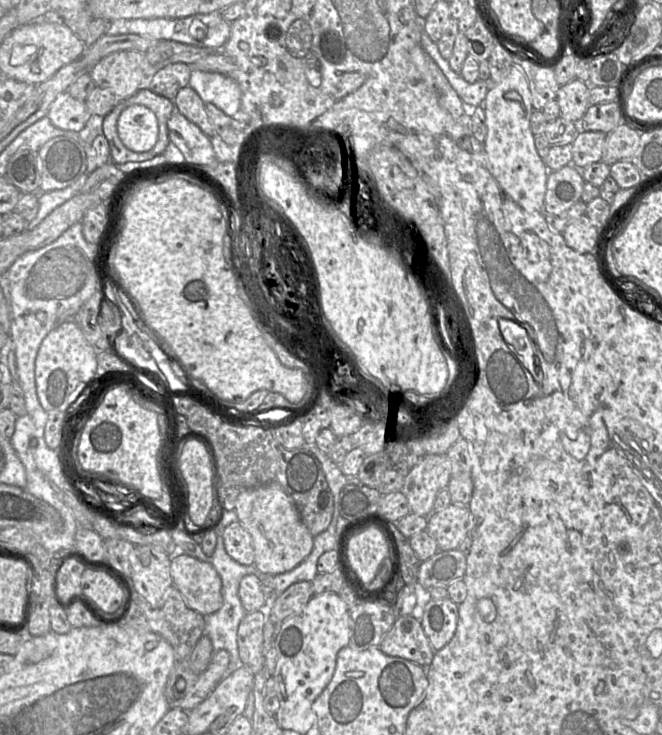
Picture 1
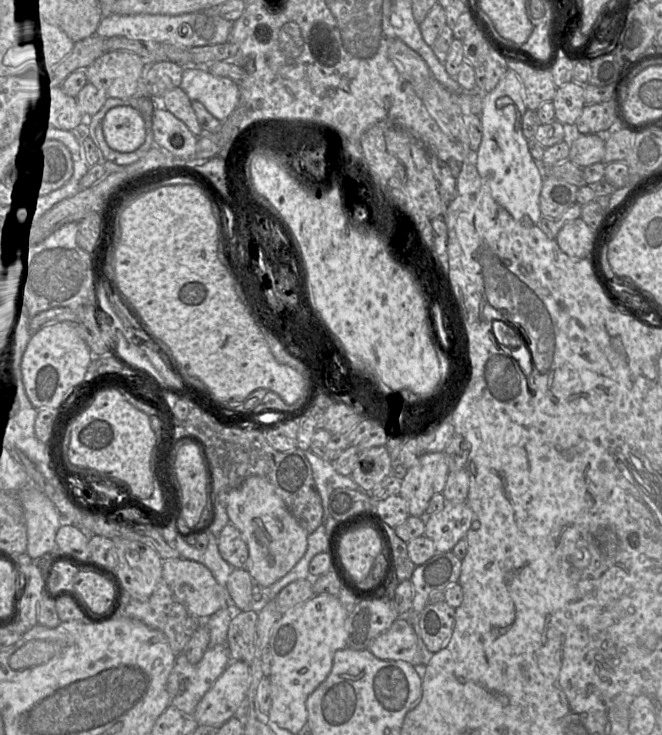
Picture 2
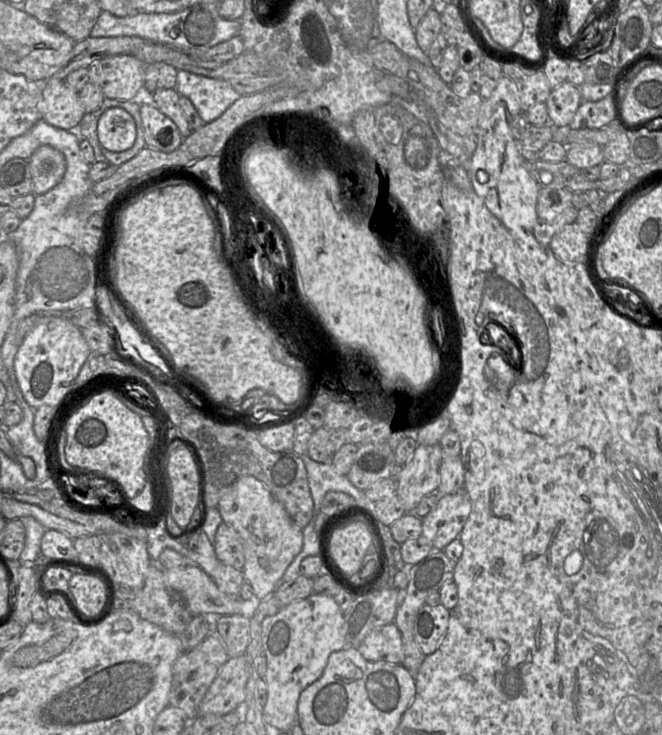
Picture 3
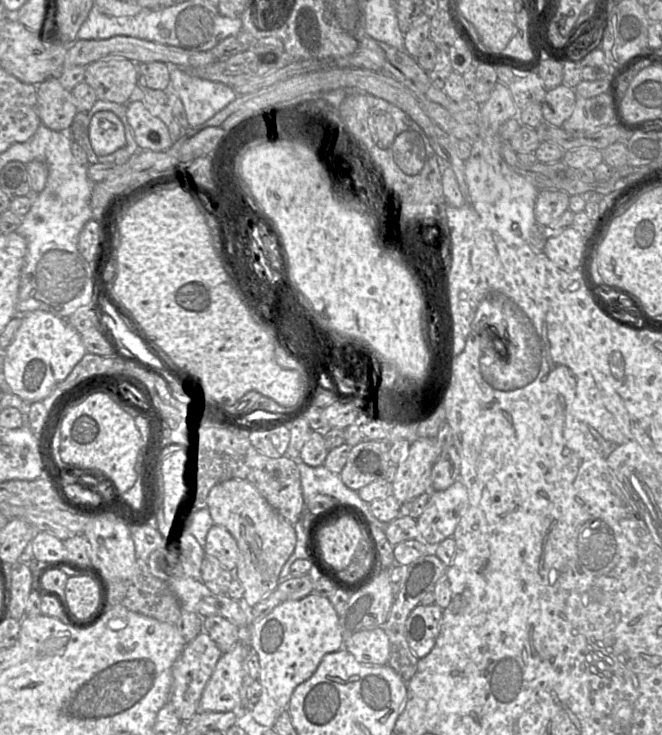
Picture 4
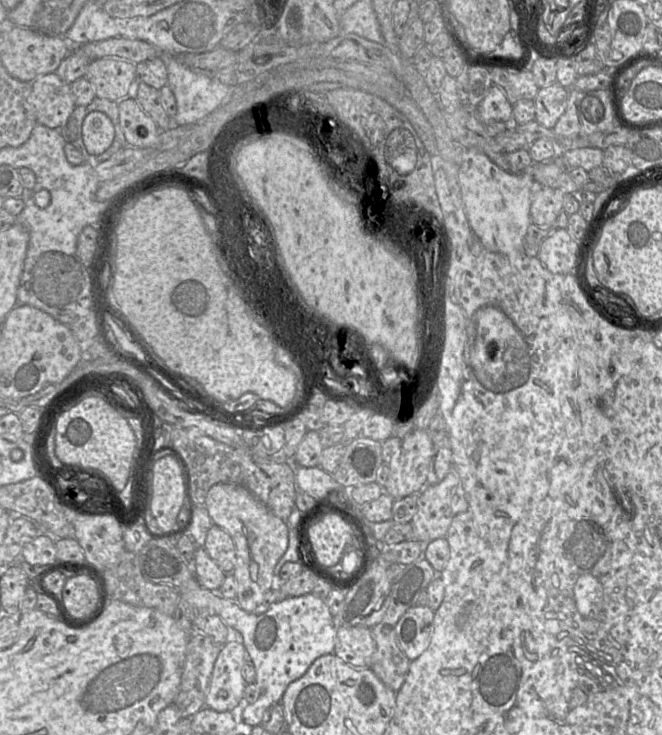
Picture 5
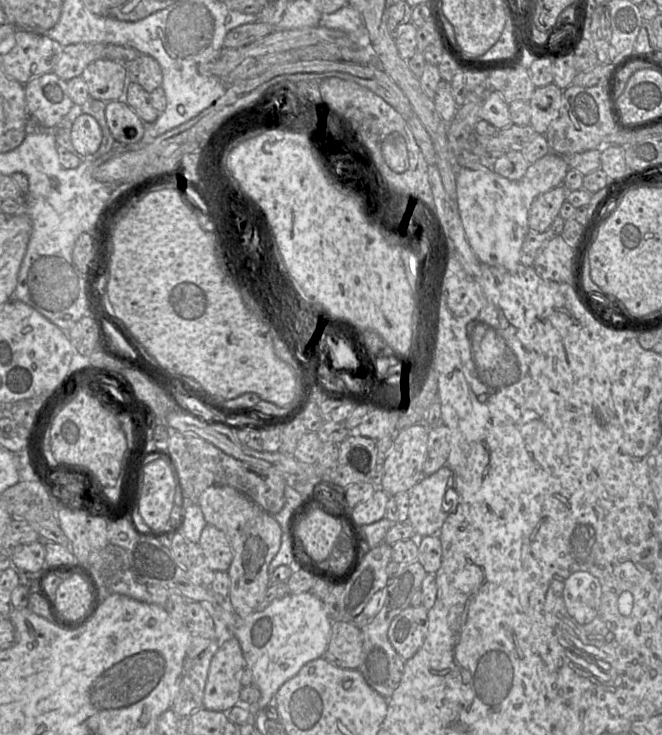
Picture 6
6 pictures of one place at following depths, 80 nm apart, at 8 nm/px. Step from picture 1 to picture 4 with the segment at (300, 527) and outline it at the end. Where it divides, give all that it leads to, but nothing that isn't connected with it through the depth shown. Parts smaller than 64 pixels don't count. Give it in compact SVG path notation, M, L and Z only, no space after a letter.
M231 479L215 485L208 496L208 510L215 525L225 528L237 543L238 562L234 579L238 579L244 588L244 605L252 608L280 583L280 572L295 550L295 526L278 513L250 482L242 479Z

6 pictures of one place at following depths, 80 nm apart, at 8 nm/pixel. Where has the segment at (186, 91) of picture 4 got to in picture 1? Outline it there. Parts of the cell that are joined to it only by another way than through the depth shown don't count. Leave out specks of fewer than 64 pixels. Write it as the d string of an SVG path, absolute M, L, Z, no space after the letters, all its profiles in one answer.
M192 69L188 86L205 103L213 104L230 117L238 115L241 91L231 75Z

